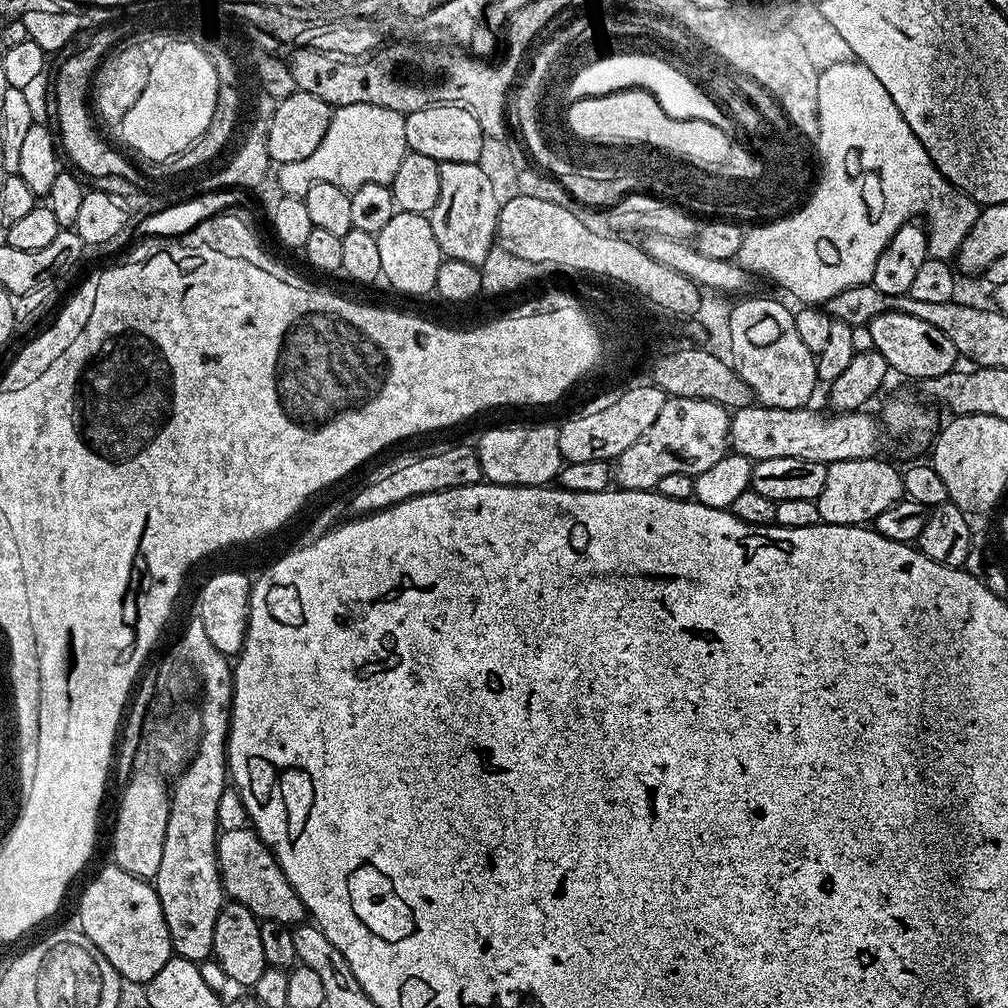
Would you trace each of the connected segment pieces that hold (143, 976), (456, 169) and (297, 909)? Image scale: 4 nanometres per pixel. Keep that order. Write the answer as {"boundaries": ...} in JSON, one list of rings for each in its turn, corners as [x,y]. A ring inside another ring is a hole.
{"boundaries":[[[[115,866],[102,869],[81,894],[78,928],[106,954],[106,962],[114,966],[124,982],[147,984],[174,955],[155,887]]],[[[443,162],[440,164],[442,190],[434,210],[428,216],[430,226],[434,230],[434,238],[438,242],[441,253],[449,260],[480,266],[487,259],[492,248],[497,243],[497,224],[502,205],[502,197],[496,193],[496,184],[480,169],[479,163],[470,162]]],[[[251,827],[221,831],[216,838],[216,857],[220,867],[220,881],[229,901],[246,906],[257,920],[269,920],[285,926],[305,923],[306,913],[302,898],[290,886],[286,874],[278,866],[267,843]]]]}

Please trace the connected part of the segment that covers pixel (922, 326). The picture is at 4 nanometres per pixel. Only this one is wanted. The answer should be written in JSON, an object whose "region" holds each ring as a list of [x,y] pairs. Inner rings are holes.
{"region":[[[883,312],[868,323],[868,328],[876,352],[886,358],[893,373],[901,372],[914,382],[921,382],[937,378],[957,367],[958,357],[954,342],[950,342],[950,338],[942,334],[942,330],[930,326],[930,322],[922,322],[922,318],[914,318],[911,314],[901,312]]]}

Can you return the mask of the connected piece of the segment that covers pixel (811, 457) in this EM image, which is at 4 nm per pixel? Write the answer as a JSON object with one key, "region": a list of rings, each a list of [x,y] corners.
{"region":[[[755,402],[745,408],[737,408],[731,413],[728,426],[728,439],[731,451],[742,454],[753,462],[770,458],[806,458],[810,462],[822,462],[829,465],[843,460],[871,460],[880,448],[882,428],[875,415],[867,416],[867,411],[838,412],[823,416],[820,412],[811,412],[811,407],[803,408],[765,408]]]}

